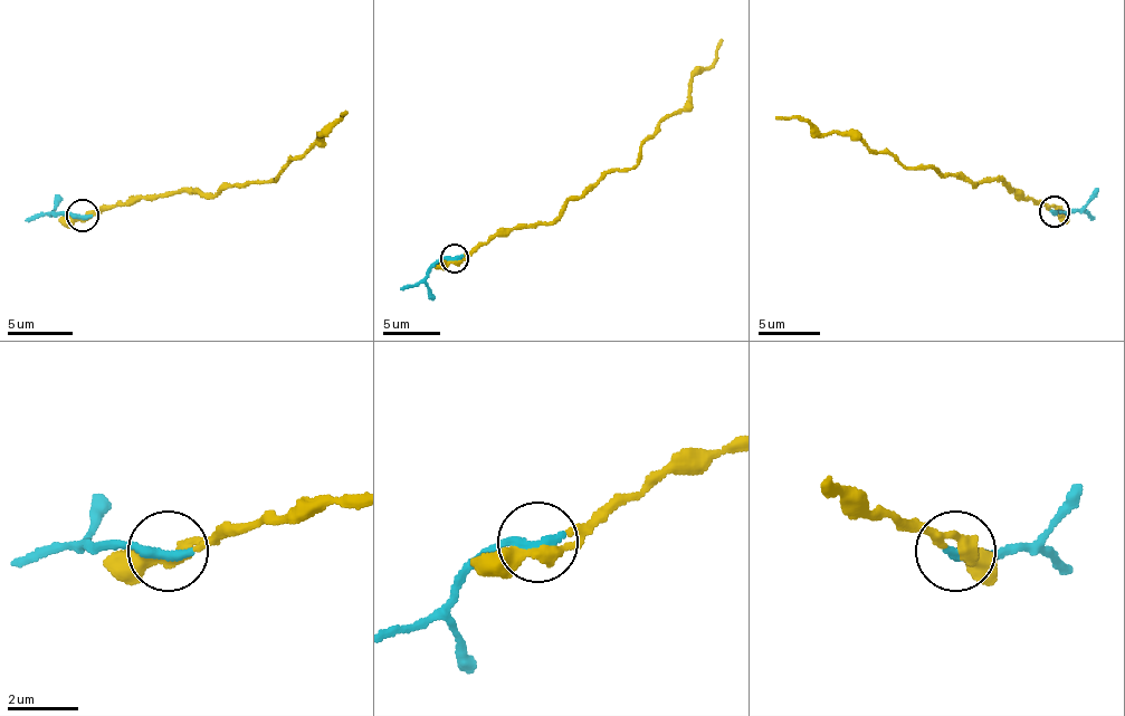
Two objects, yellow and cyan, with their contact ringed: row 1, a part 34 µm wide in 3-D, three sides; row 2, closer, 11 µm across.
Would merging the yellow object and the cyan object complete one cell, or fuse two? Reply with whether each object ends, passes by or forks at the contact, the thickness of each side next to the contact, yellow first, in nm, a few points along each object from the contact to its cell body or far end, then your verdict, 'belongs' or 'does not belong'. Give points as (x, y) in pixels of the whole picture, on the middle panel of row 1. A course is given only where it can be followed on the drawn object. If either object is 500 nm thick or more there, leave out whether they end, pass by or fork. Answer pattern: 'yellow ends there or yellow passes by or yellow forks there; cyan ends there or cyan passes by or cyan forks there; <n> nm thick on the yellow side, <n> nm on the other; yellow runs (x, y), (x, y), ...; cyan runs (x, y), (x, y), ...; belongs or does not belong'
yellow passes by; cyan ends there; 320 nm thick on the yellow side, 320 nm on the other; yellow runs (455, 260), (550, 223), (607, 173), (629, 170), (722, 39); cyan runs (455, 257), (440, 258), (419, 282), (401, 290); belongs

